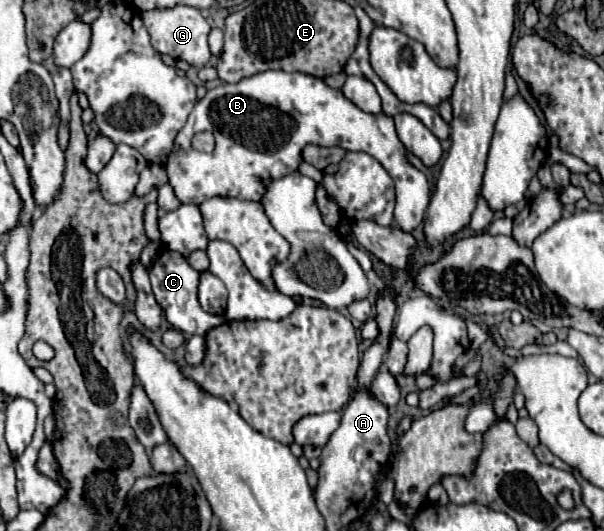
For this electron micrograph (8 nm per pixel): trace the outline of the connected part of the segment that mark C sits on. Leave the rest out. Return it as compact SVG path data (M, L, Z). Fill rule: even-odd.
M163 248L159 260L149 268L149 278L151 278L151 286L153 286L153 294L159 302L159 306L163 308L169 324L185 334L199 334L205 336L211 328L219 326L225 322L223 316L211 316L209 312L205 312L197 300L197 286L199 286L199 272L193 270L185 256L181 256L179 252L167 250Z

